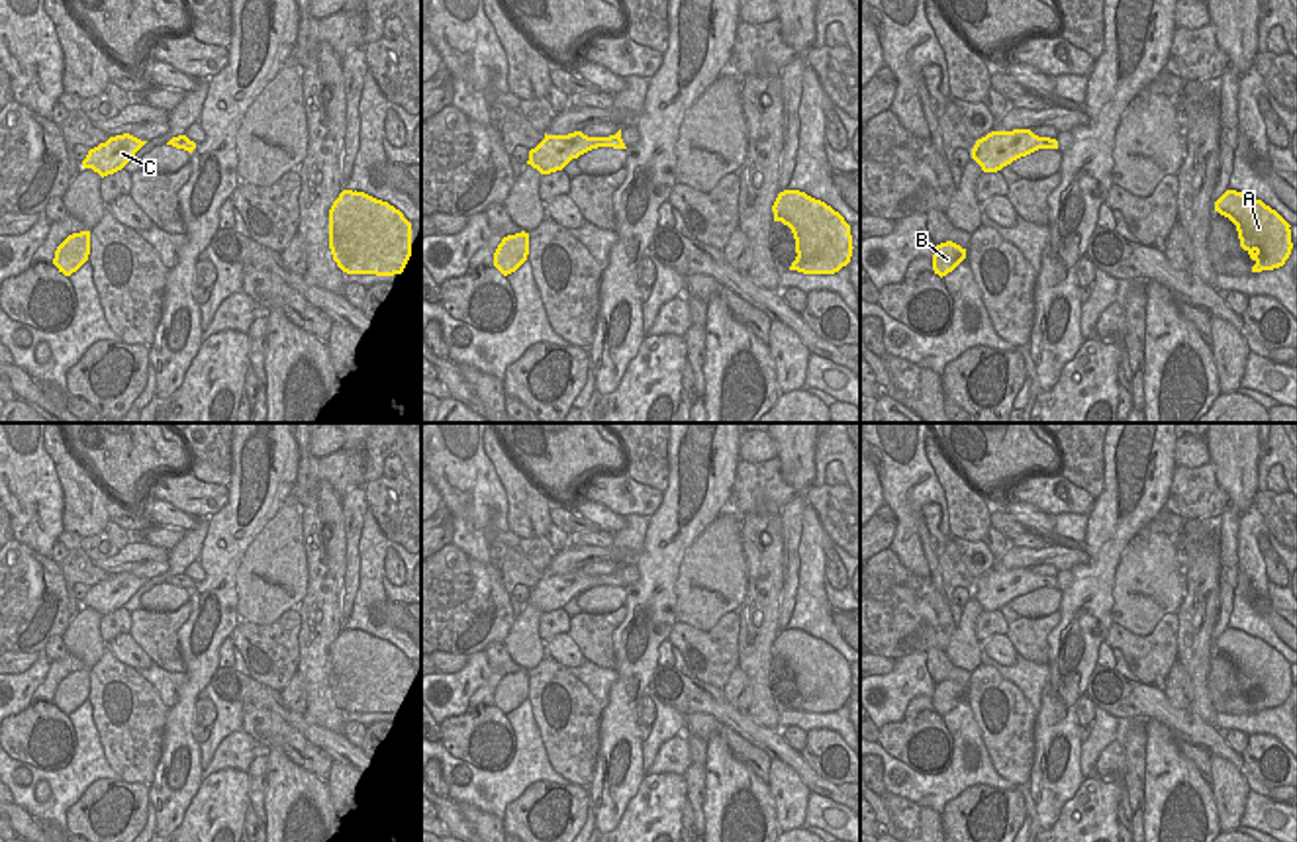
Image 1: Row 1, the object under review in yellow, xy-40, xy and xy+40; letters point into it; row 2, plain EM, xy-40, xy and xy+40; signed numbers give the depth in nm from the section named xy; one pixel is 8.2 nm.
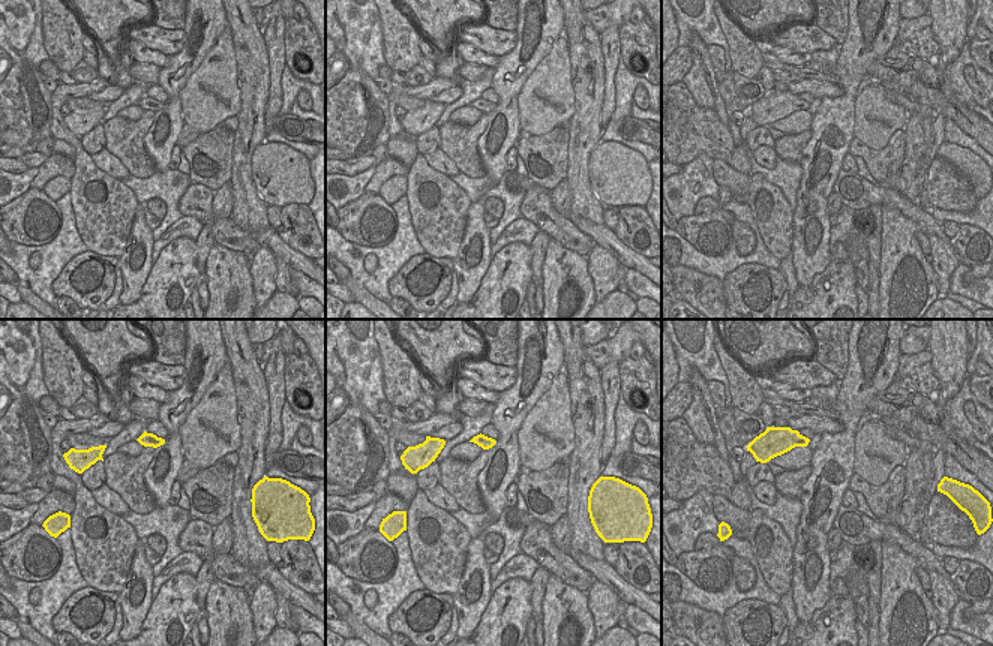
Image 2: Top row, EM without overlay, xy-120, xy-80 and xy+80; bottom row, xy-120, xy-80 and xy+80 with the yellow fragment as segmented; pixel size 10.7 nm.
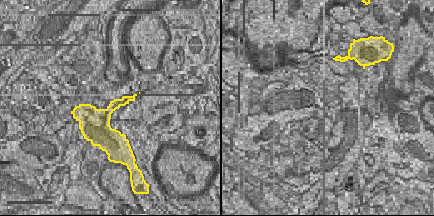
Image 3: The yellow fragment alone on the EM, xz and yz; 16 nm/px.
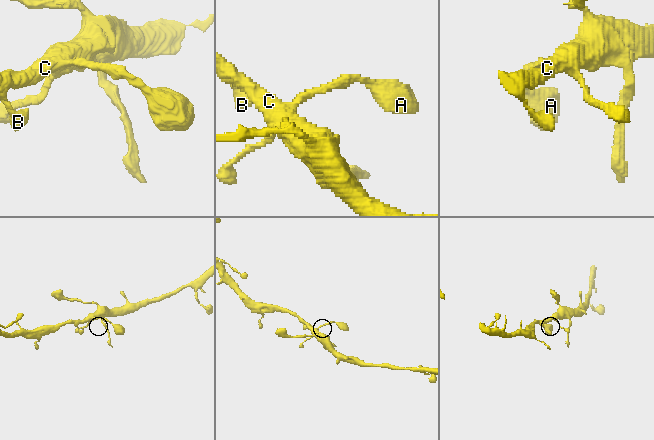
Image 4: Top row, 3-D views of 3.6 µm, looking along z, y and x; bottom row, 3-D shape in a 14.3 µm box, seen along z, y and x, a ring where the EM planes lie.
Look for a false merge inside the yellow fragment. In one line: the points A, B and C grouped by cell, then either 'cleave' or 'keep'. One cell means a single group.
A B C | keep

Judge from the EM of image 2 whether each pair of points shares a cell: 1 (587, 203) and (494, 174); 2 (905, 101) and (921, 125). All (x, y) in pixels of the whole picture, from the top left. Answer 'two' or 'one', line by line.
1: two
2: two

